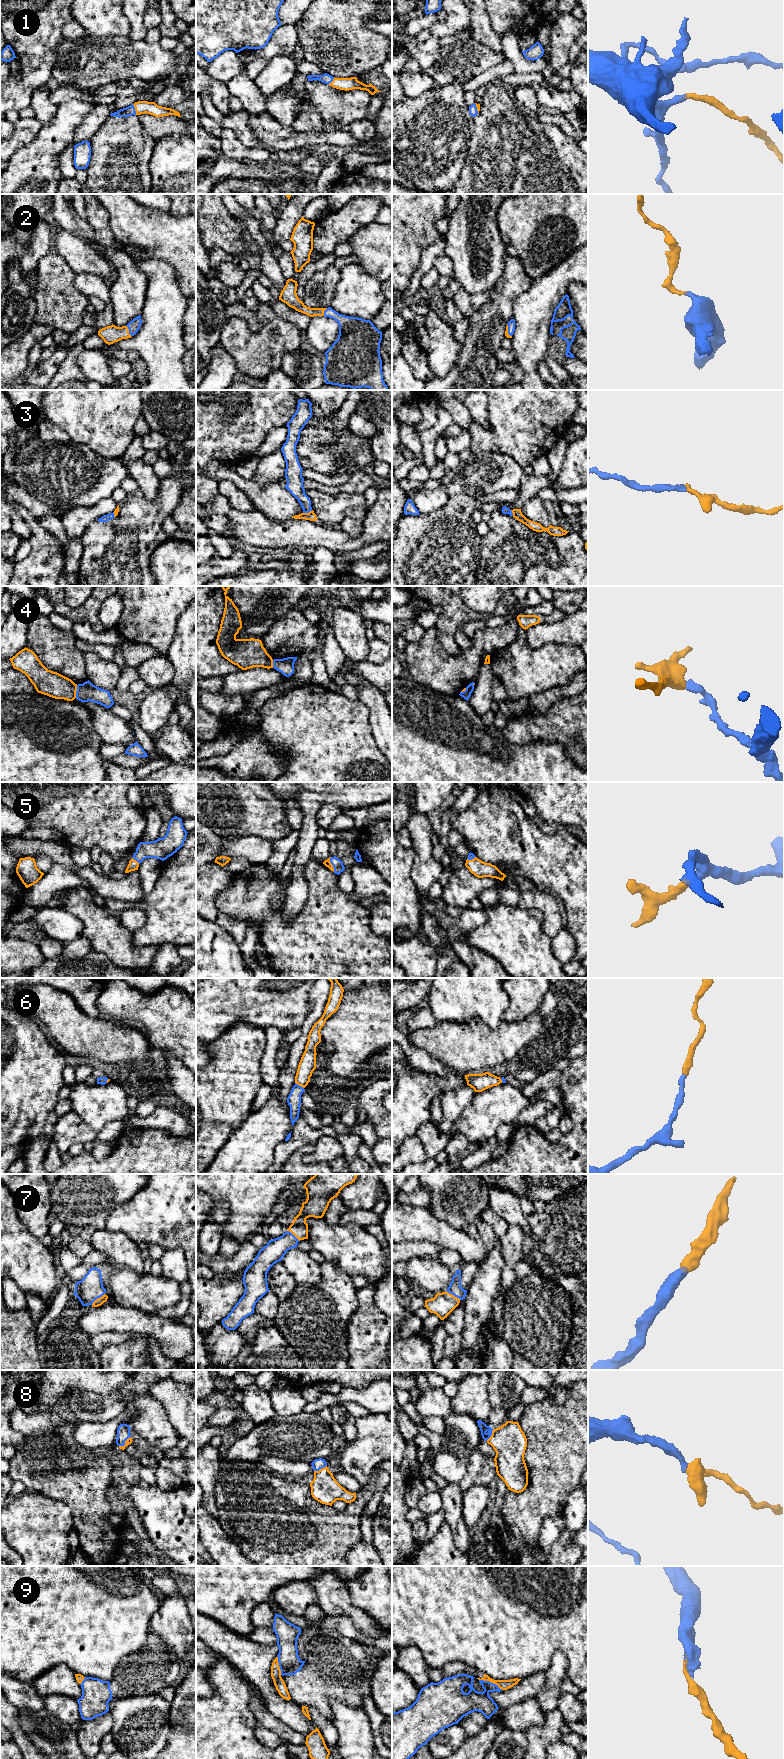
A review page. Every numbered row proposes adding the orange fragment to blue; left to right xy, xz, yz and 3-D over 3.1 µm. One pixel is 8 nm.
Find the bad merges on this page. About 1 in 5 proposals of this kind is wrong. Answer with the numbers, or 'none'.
4, 9

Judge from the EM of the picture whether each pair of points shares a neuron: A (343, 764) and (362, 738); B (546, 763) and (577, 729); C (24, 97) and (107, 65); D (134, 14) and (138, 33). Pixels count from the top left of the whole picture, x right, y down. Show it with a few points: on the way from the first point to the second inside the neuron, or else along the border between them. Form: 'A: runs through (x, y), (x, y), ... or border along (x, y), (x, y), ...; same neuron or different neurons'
A: runs through (343, 758), (356, 744); same neuron
B: border along (540, 740), (560, 743), (566, 754), (577, 764); different neurons
C: border along (57, 53), (57, 59), (52, 68), (51, 76); different neurons
D: runs through (136, 19), (137, 28); same neuron

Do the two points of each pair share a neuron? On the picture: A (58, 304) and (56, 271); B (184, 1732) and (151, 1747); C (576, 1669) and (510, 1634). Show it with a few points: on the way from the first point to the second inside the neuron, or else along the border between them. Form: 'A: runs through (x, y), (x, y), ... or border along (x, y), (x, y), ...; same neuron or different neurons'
A: runs through (56, 296), (56, 279); same neuron
B: border along (169, 1717), (170, 1730), (167, 1744), (163, 1748); different neurons
C: runs through (569, 1650), (553, 1634), (529, 1634); same neuron

